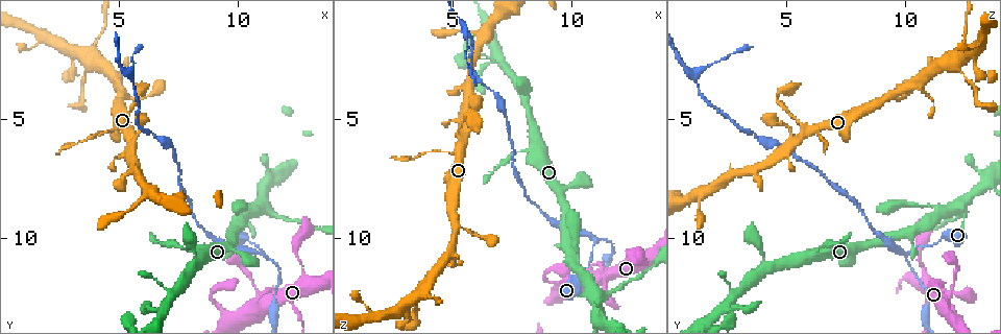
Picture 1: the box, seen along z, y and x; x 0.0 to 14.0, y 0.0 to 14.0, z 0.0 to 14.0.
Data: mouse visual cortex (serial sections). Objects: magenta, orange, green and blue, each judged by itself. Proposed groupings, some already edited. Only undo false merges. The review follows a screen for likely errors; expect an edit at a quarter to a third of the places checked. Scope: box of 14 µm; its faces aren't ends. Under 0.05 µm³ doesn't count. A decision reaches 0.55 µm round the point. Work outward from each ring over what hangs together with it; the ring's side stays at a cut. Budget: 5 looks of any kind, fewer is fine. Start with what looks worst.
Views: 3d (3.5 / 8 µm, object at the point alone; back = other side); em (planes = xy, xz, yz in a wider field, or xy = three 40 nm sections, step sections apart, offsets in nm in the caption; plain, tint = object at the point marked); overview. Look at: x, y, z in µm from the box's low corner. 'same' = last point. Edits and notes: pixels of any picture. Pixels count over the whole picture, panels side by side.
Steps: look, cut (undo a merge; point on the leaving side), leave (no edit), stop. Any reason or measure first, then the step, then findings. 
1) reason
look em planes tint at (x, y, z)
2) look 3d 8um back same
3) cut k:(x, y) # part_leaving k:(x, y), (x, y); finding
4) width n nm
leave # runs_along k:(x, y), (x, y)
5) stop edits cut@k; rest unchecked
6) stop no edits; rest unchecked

look 3d 3.5um at (11.1, 10.6, 10.1)

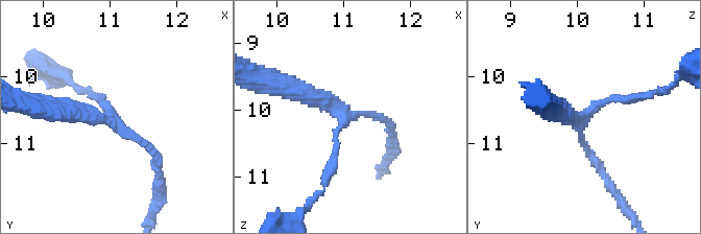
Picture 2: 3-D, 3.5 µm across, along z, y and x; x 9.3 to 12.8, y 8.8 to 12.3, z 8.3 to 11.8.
arms 3; arm_widths 150, 150, 300 nm; now the EM
look em xy step 1 tint at (11.05, 10.60, 10.10)

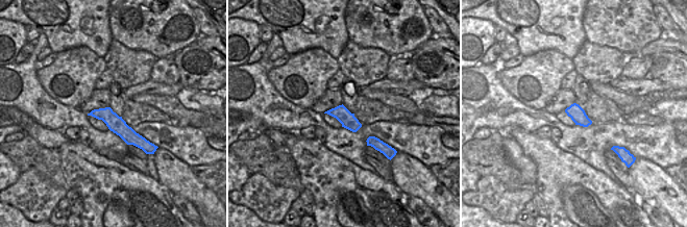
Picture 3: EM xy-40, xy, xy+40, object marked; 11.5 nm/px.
leave # one cell here

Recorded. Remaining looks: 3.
a narrow waist
look 3d 3.5um back at (5.5, 3.3, 1.2)

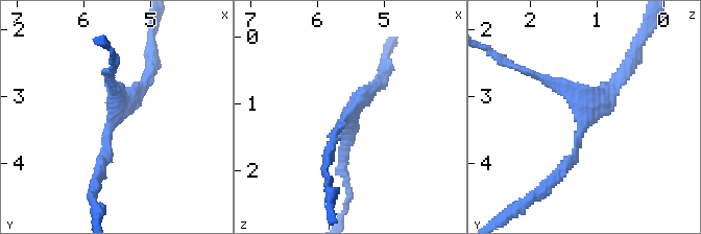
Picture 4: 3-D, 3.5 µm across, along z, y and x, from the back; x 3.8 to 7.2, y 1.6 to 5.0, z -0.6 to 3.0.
look em xy step 5 tint at (5.55, 3.20, 1.25)

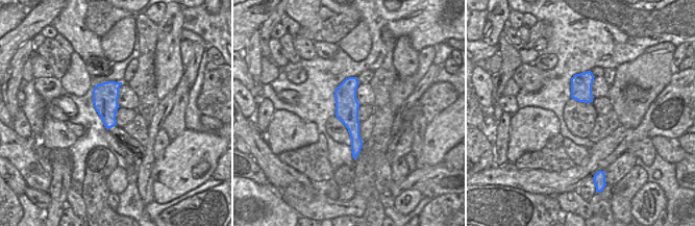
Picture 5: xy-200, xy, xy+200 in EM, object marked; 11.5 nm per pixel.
leave # runs_along 4:(561, 173), (575, 155), (582, 113), (625, 71); one cell here

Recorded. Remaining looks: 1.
stop no edits; rest unchecked

